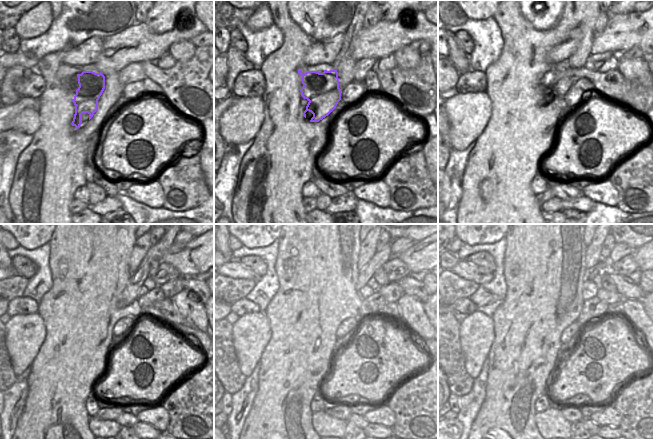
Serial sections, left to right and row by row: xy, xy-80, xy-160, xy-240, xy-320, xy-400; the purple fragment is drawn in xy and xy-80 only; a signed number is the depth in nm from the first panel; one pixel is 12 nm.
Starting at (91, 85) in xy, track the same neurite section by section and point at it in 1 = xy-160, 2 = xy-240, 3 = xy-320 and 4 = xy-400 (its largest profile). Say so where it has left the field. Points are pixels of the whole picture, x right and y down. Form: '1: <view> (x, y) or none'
1: xy-160 (561, 81)
2: xy-240 (130, 294)
3: xy-320 (379, 258)
4: xy-400 (601, 266)

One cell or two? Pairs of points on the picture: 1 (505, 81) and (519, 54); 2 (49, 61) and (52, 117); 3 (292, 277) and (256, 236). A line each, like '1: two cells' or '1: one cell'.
1: one cell
2: one cell
3: two cells

